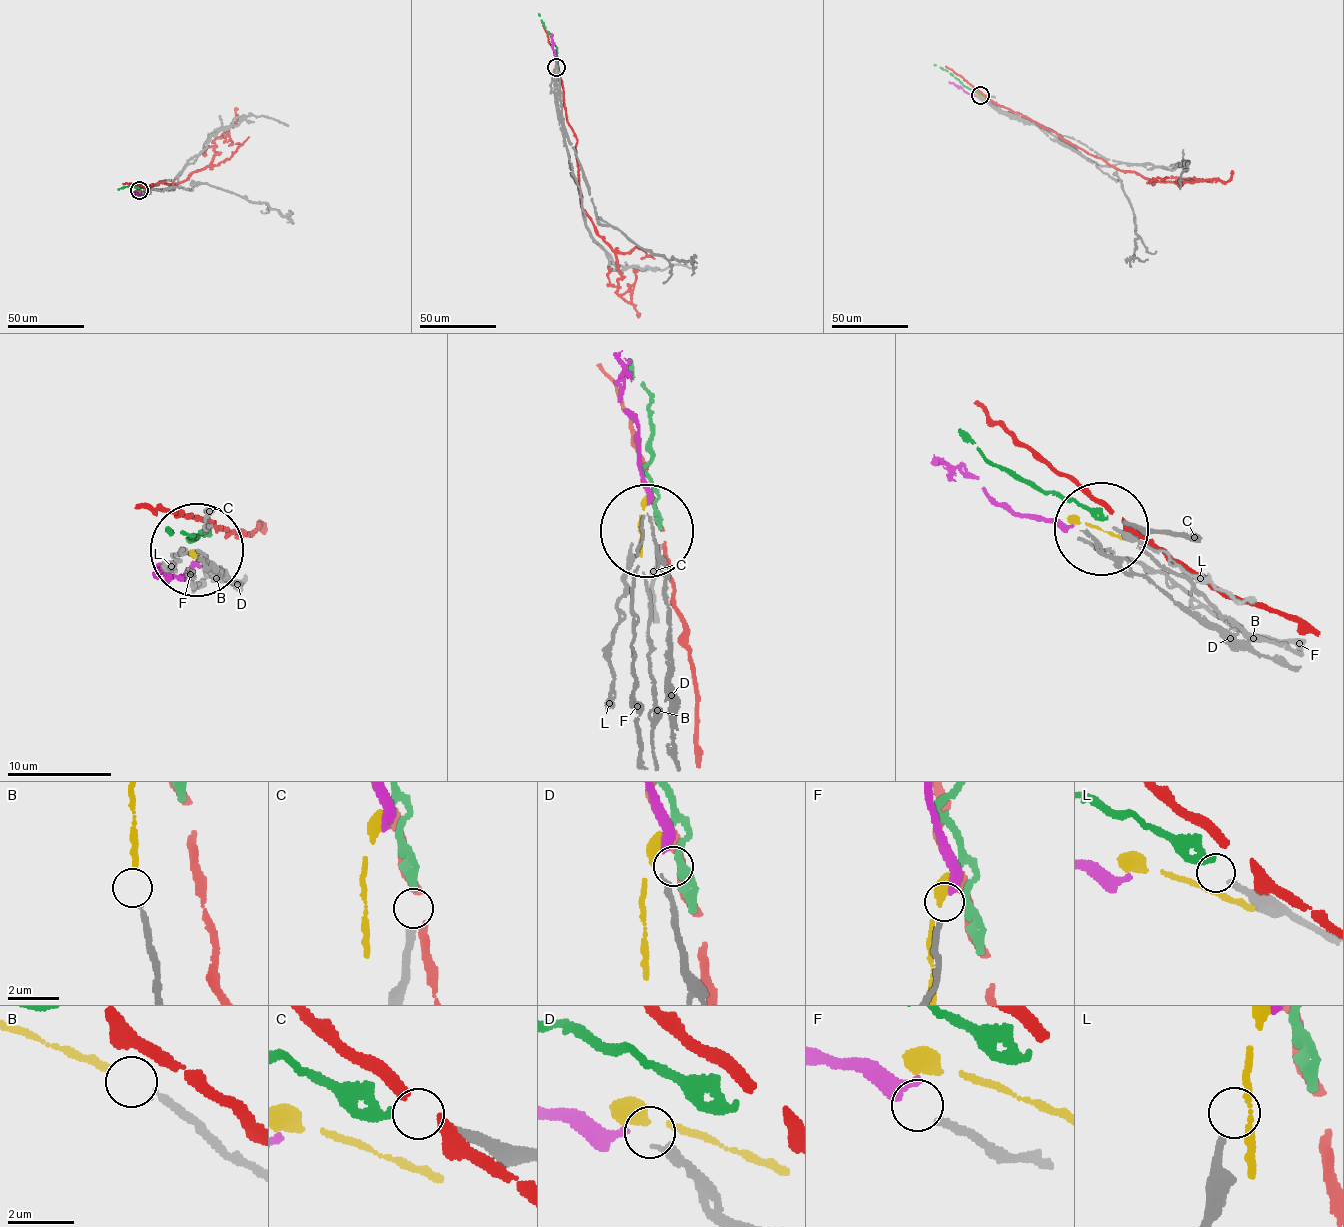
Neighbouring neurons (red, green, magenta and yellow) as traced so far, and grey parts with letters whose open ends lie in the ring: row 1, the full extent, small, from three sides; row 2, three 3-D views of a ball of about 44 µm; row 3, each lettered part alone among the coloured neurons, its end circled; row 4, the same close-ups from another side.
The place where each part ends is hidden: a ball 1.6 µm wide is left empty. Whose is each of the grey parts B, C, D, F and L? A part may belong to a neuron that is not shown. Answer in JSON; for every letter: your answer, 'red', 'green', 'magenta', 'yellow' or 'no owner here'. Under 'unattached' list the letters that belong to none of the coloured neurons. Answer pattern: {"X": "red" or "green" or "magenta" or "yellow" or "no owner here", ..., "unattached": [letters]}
{"B": "yellow", "C": "green", "D": "magenta", "F": "no owner here", "L": "no owner here", "unattached": ["F", "L"]}

